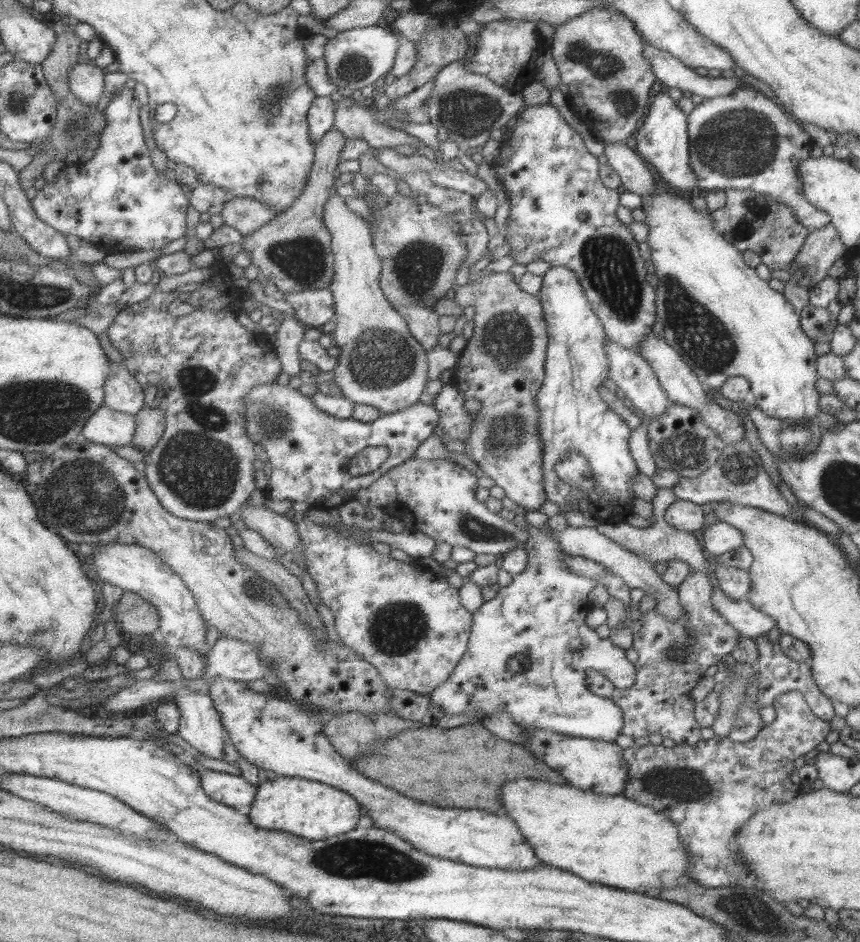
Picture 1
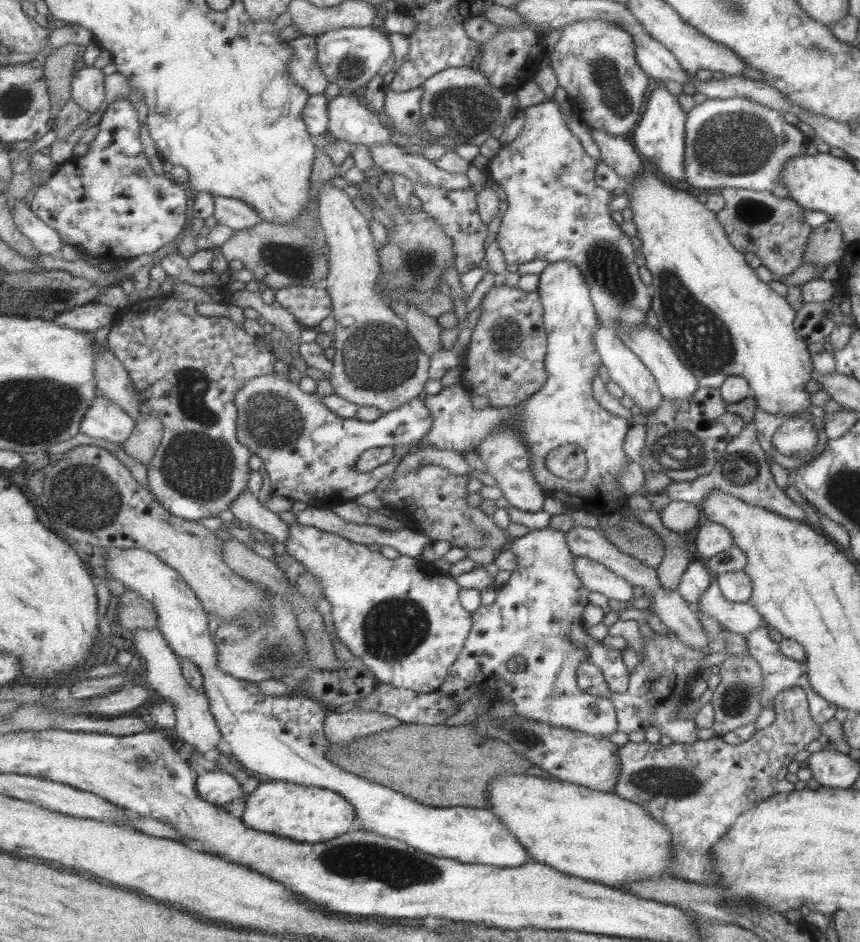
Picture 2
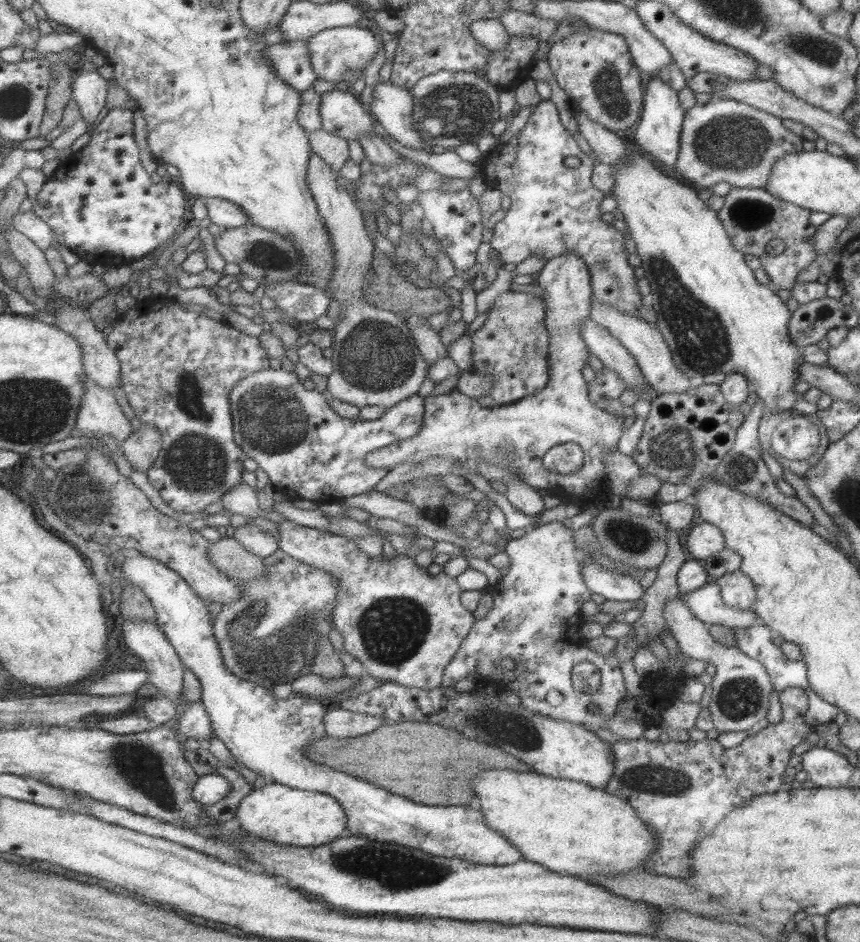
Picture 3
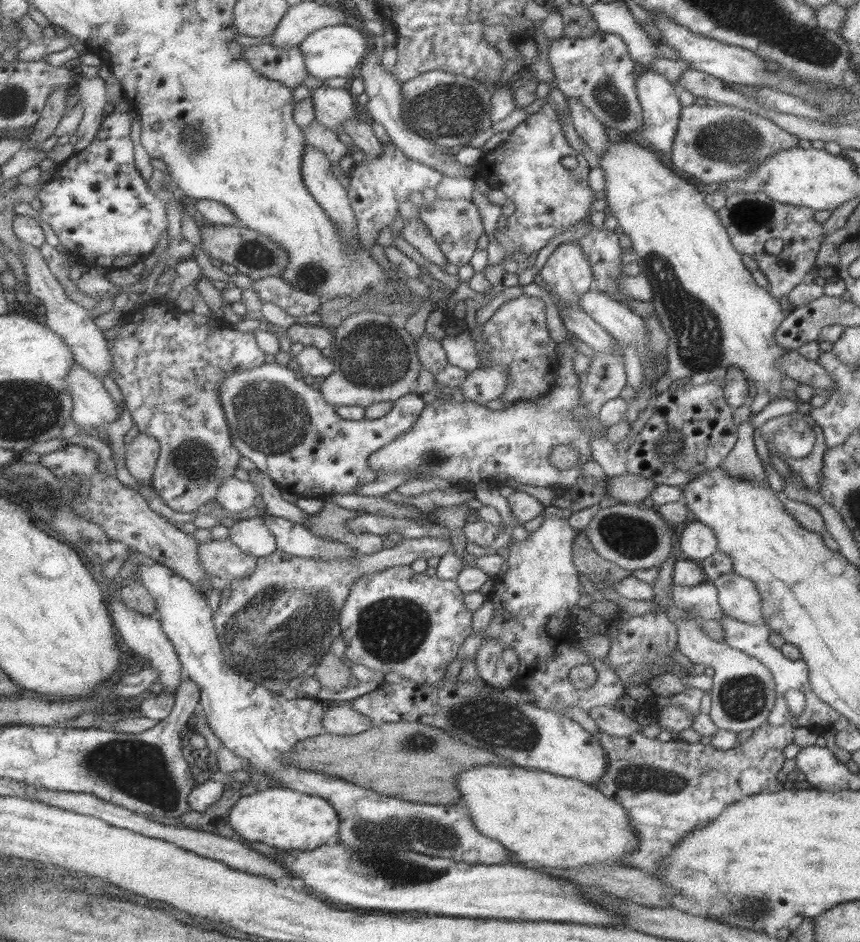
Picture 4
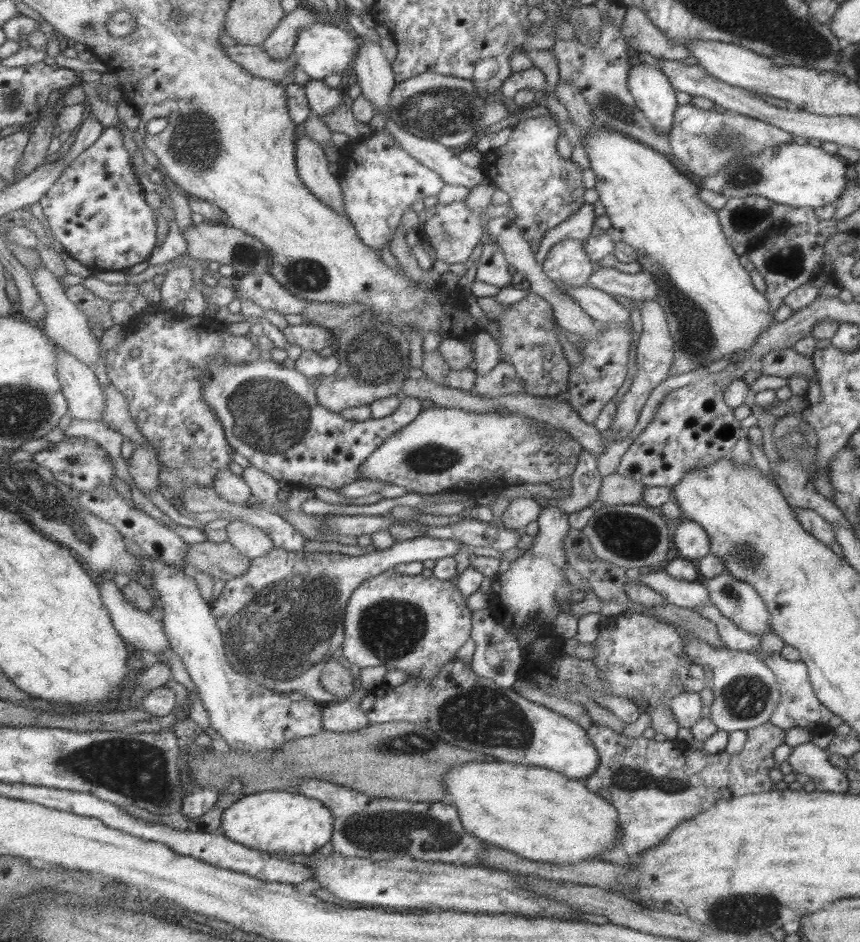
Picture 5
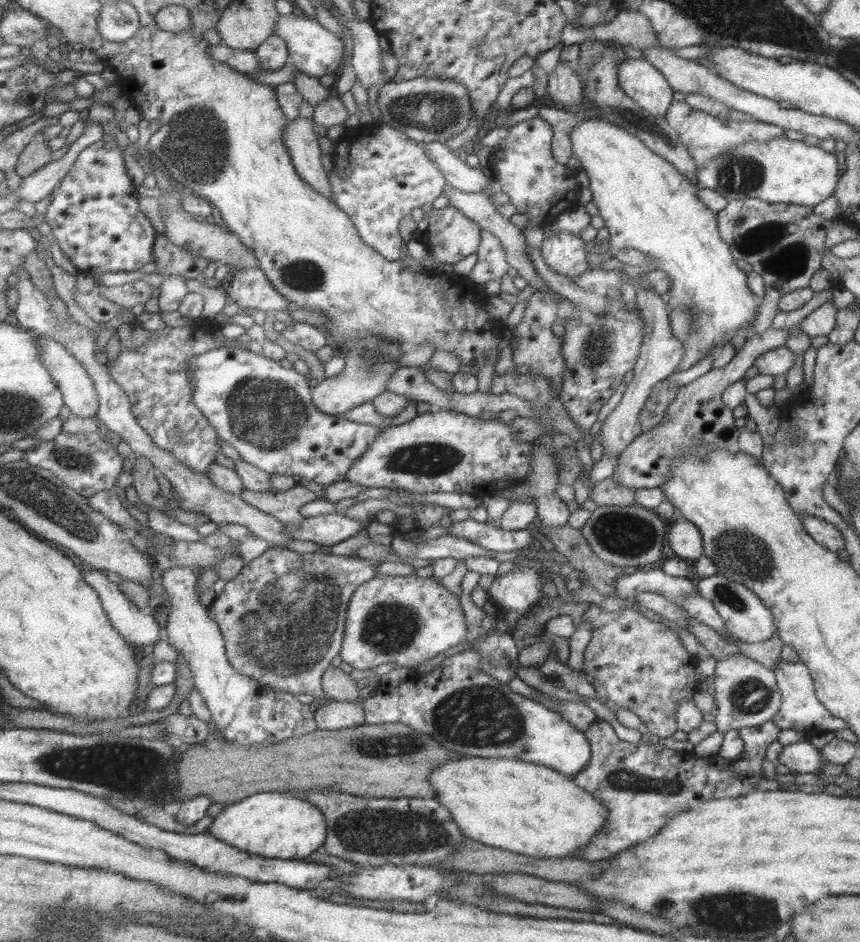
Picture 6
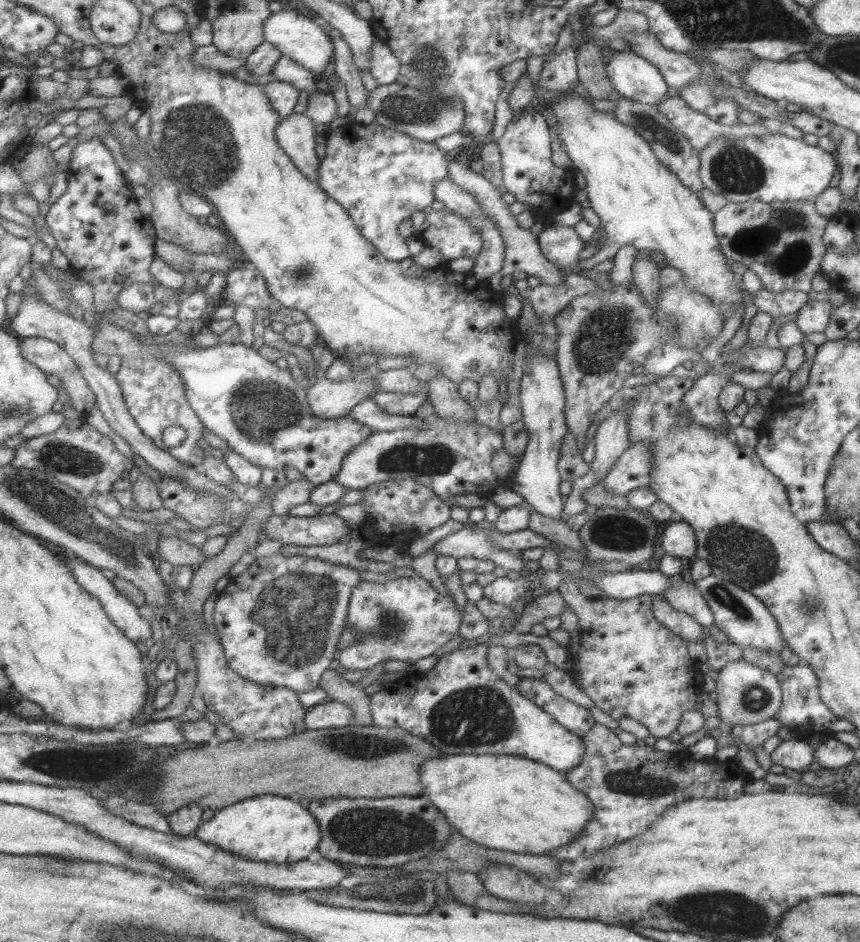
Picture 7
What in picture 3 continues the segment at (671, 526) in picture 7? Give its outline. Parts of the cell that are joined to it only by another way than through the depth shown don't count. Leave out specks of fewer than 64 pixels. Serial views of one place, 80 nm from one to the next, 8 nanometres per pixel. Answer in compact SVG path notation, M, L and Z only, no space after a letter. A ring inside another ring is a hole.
M705 521L690 528L684 540L685 550L697 561L702 561L724 548L721 531Z

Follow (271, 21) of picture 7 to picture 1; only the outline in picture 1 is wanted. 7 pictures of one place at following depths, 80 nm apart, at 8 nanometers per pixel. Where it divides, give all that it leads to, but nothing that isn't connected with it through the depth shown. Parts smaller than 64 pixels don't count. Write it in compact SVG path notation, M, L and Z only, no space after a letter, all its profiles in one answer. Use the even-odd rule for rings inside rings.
M380 25L340 31L325 45L327 70L340 91L361 90L365 86L376 84L383 74L387 75L393 68L397 48L399 35Z

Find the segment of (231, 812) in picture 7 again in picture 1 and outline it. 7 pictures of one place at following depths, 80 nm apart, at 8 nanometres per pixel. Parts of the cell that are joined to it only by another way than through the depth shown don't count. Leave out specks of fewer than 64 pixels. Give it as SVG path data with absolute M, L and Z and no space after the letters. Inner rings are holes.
M277 776L263 782L251 807L250 820L259 828L283 830L307 840L324 841L354 831L359 818L365 815L357 798L343 789L315 780L288 776Z

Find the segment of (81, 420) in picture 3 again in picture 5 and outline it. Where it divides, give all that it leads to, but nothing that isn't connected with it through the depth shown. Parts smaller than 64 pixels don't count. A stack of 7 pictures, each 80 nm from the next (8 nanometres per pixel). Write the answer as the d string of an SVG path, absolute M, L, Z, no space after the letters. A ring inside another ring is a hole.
M63 347L55 349L55 367L61 392L69 404L70 417L79 420L102 419L106 411L106 396L94 368Z

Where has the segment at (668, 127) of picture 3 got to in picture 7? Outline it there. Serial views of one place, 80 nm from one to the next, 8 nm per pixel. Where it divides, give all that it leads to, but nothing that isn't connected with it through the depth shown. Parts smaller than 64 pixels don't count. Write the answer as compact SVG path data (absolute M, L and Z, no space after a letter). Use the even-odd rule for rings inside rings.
M613 51L604 71L612 88L631 100L655 107L667 95L661 73L633 51Z

